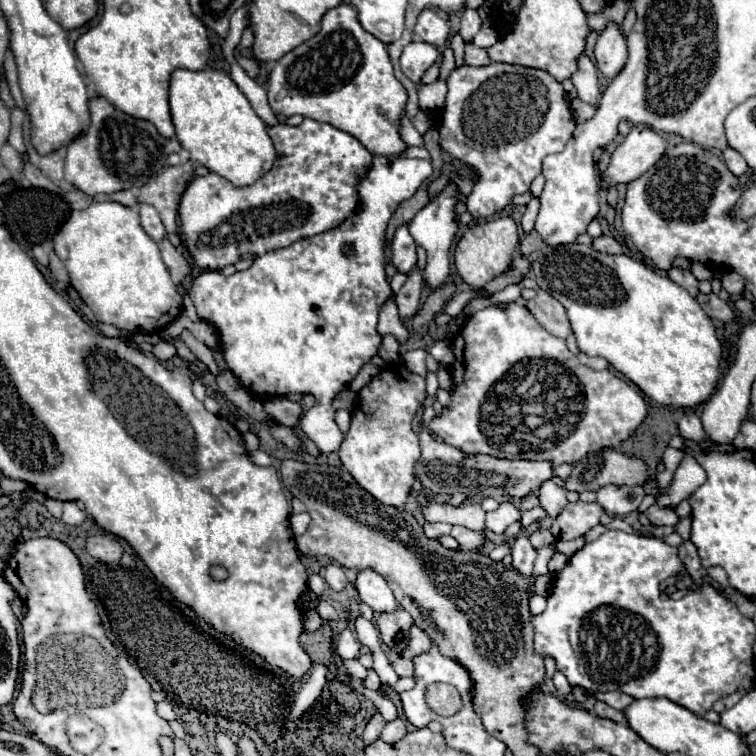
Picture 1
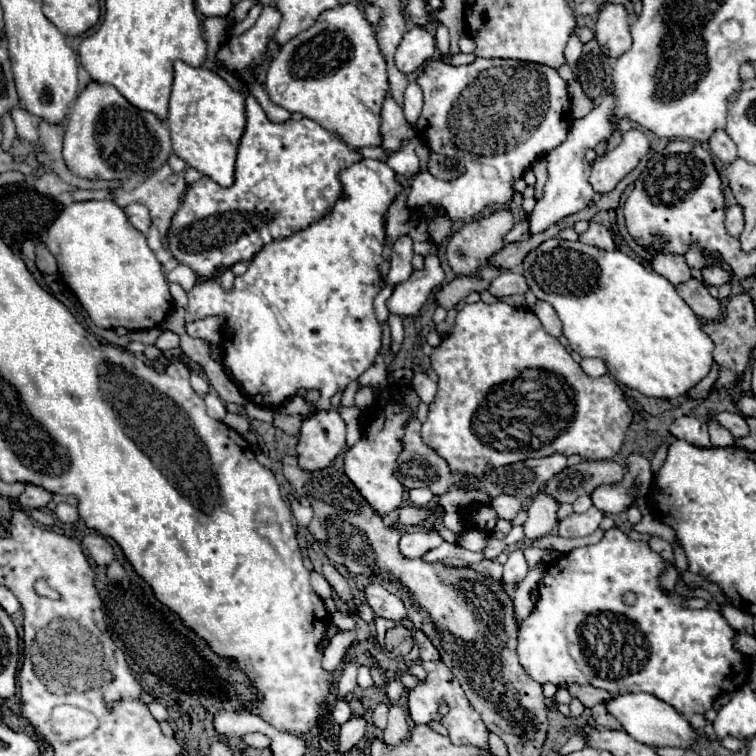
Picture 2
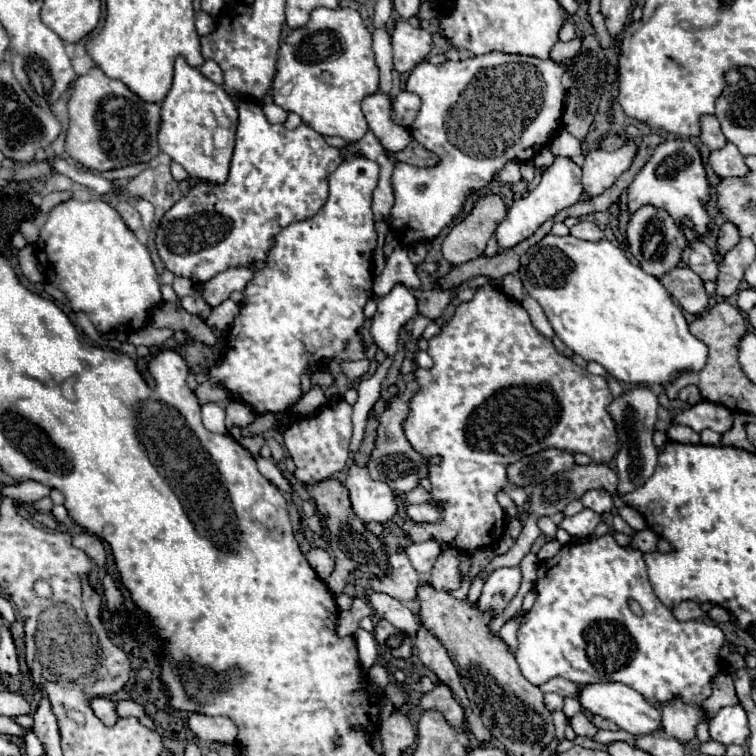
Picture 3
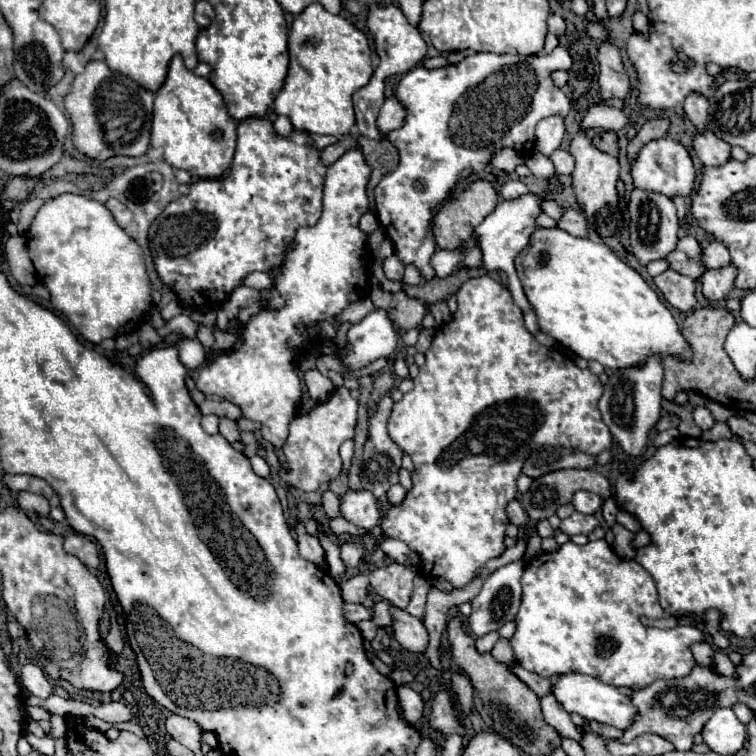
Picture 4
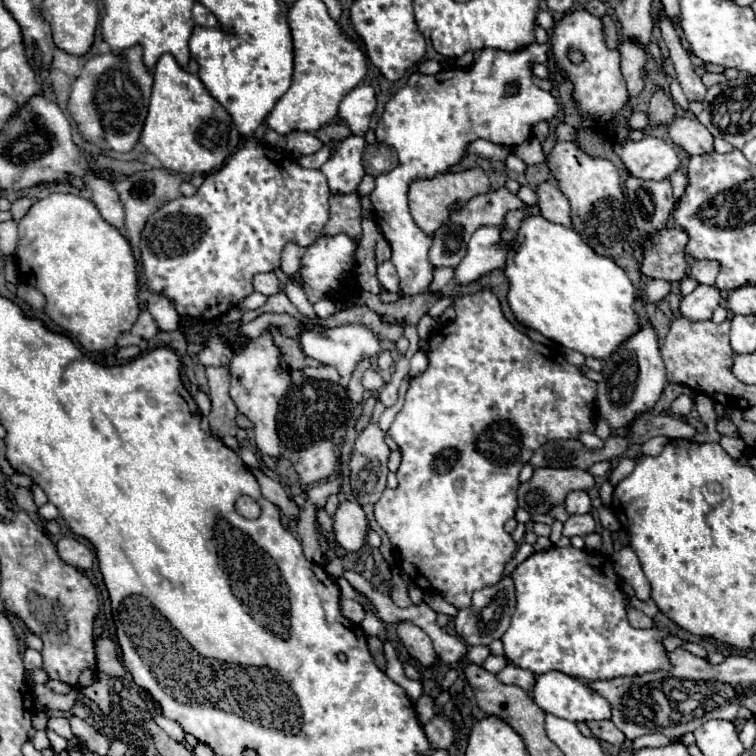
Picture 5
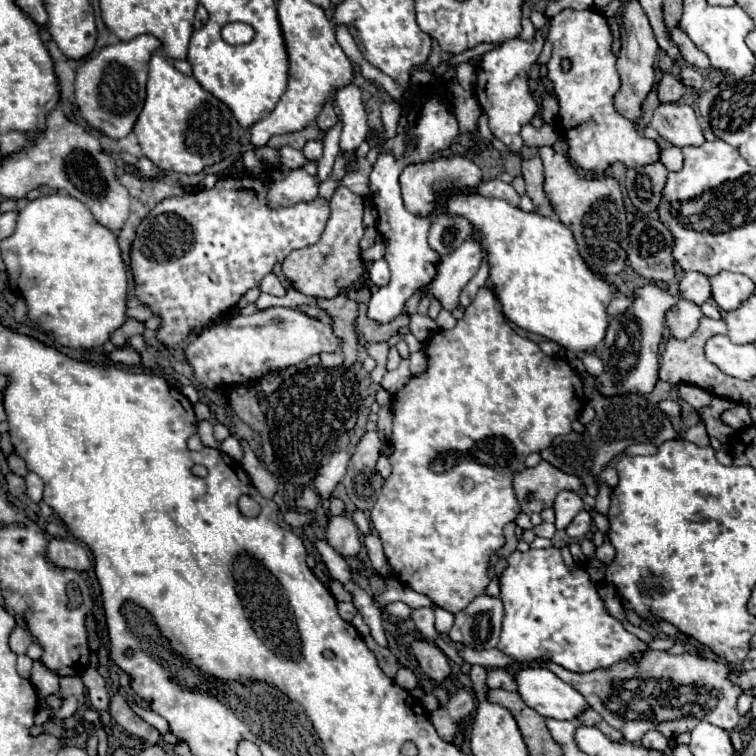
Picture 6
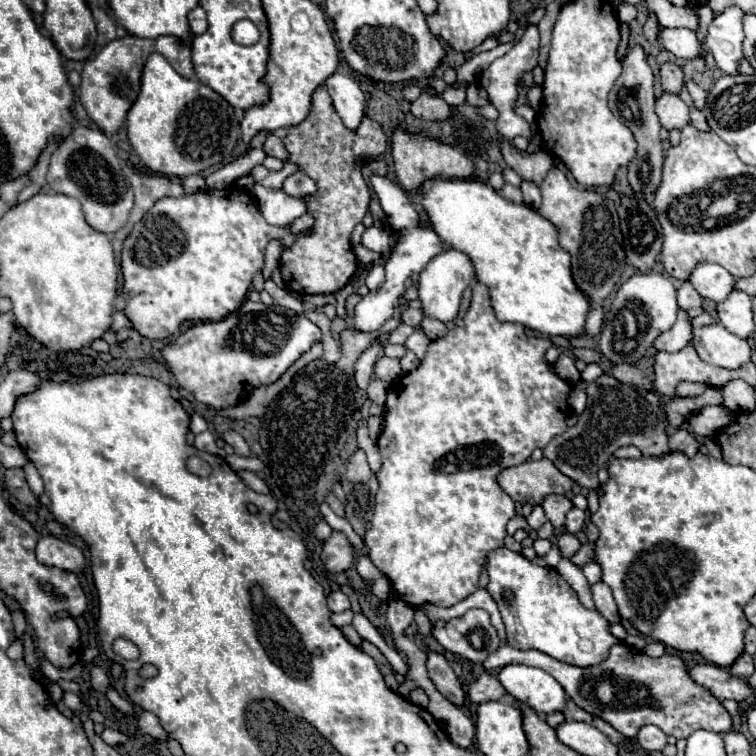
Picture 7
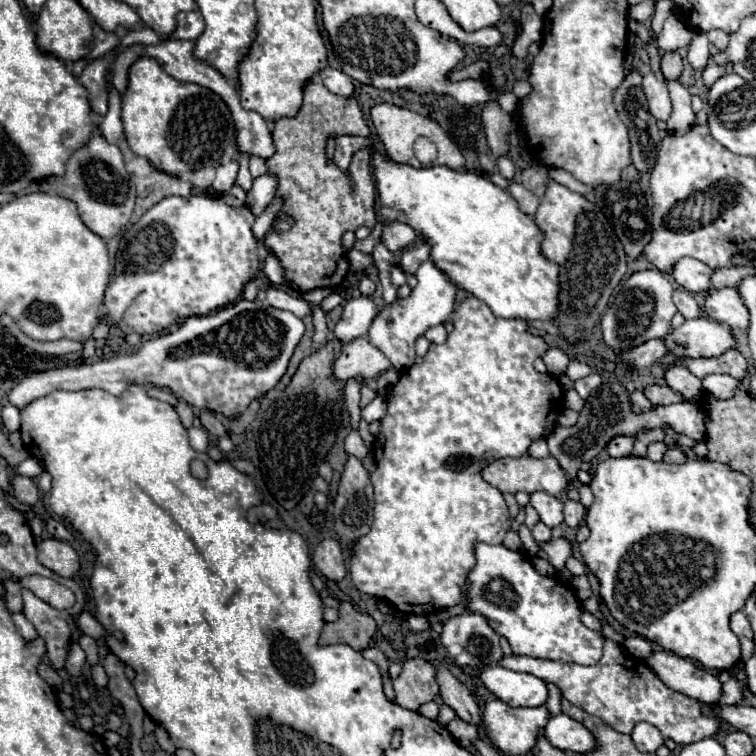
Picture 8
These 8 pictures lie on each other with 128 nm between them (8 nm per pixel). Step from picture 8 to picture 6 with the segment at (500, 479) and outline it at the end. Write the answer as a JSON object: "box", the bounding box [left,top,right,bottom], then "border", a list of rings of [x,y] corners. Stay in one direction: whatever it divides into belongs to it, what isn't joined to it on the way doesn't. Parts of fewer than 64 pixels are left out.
{"box":[512,460,582,514],"border":[[[540,460],[540,464],[516,472],[512,486],[522,512],[532,514],[550,508],[560,490],[578,492],[582,488],[582,482],[576,476],[560,472],[546,460]]]}

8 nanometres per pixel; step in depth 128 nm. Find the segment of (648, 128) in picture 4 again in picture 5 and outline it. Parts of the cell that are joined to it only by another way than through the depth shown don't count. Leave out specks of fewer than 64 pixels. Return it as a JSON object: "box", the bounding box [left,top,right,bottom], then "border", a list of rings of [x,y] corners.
{"box":[648,88,674,124],"border":[[[658,88],[650,100],[648,106],[648,114],[650,114],[650,124],[666,124],[674,118],[674,102],[666,96],[666,92],[662,88]]]}

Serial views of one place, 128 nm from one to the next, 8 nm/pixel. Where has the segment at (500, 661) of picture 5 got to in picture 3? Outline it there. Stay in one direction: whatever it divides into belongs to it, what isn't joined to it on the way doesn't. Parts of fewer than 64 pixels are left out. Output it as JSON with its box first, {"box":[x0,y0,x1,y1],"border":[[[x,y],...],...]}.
{"box":[500,614,522,652],"border":[[[516,614],[508,624],[504,624],[502,626],[502,630],[500,630],[500,640],[508,646],[508,650],[510,652],[514,652],[516,648],[518,648],[518,640],[516,640],[516,630],[518,630],[518,626],[520,626],[520,622],[522,622],[522,614]]]}

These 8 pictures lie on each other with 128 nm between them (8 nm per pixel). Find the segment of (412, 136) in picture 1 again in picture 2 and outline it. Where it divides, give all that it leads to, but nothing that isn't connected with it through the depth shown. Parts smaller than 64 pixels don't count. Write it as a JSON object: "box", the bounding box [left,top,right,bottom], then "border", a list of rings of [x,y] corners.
{"box":[380,94,416,152],"border":[[[386,94],[382,106],[382,124],[380,124],[380,148],[386,152],[394,152],[404,138],[416,136],[416,128],[404,120],[402,108],[394,102],[392,94]]]}

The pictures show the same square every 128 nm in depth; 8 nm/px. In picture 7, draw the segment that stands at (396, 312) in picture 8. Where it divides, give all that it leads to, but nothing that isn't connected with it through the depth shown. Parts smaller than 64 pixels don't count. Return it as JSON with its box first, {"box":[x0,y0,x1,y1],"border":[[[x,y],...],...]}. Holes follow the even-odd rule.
{"box":[400,250,474,372],"border":[[[444,250],[442,254],[434,256],[426,268],[420,272],[420,280],[418,280],[418,300],[420,300],[420,310],[424,314],[424,318],[434,318],[440,322],[450,322],[454,320],[454,316],[458,314],[460,308],[460,300],[462,294],[466,290],[466,286],[470,284],[470,280],[474,280],[474,272],[472,272],[472,264],[468,260],[468,256],[464,256],[462,252],[456,250]],[[406,350],[406,354],[400,358],[400,368],[402,368],[404,372],[412,372],[412,370],[416,370],[418,364],[420,364],[420,360],[418,360],[410,350]]]}

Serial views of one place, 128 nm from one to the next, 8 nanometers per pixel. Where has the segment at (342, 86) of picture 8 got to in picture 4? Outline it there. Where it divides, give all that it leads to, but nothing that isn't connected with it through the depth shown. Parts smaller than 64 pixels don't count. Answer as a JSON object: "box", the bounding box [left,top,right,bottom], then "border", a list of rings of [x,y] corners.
{"box":[196,148,370,448],"border":[[[350,148],[344,156],[340,156],[334,164],[328,166],[326,182],[324,182],[324,212],[316,226],[312,228],[298,228],[296,230],[296,248],[284,258],[280,270],[282,274],[276,278],[274,288],[286,300],[286,306],[280,312],[262,310],[256,314],[242,332],[242,346],[232,352],[222,352],[210,364],[200,368],[200,376],[196,380],[196,388],[206,396],[220,396],[236,404],[242,410],[242,416],[254,422],[260,422],[262,438],[270,442],[274,448],[282,448],[288,438],[288,424],[294,418],[294,404],[300,398],[300,378],[294,370],[296,354],[308,348],[316,336],[318,320],[334,322],[334,316],[342,312],[348,304],[356,302],[358,298],[366,296],[368,292],[368,276],[366,276],[366,234],[360,232],[358,220],[364,212],[368,212],[368,198],[366,198],[366,184],[370,178],[370,166],[364,162],[360,150]]]}

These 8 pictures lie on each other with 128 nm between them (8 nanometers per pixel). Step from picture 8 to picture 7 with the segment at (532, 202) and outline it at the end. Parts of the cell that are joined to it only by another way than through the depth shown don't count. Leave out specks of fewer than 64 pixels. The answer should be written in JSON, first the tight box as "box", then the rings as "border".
{"box":[500,184,522,202],"border":[[[504,184],[502,186],[502,190],[500,190],[500,196],[504,196],[506,200],[510,200],[510,202],[522,202],[522,192],[520,192],[520,188],[518,186],[512,186],[512,184]]]}

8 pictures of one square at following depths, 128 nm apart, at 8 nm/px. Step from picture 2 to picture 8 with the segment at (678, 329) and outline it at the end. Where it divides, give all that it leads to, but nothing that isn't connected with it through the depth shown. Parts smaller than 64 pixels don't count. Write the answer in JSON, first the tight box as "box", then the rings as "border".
{"box":[338,136,558,320],"border":[[[340,136],[338,142],[338,168],[348,174],[354,154],[362,148],[370,148],[378,204],[382,224],[404,222],[412,226],[430,246],[430,260],[462,290],[484,300],[498,318],[524,318],[524,320],[552,320],[556,314],[556,292],[558,292],[558,268],[540,254],[542,232],[536,228],[534,220],[520,212],[516,200],[492,184],[488,178],[474,172],[458,172],[448,166],[432,168],[412,168],[410,164],[392,162],[382,152],[372,148],[372,138],[366,136]]]}

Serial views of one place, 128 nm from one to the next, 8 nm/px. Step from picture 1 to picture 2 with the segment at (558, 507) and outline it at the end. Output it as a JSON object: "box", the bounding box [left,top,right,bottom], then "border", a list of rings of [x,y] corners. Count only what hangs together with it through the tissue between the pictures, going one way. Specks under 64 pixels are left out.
{"box":[524,492,558,540],"border":[[[540,492],[534,502],[528,506],[528,520],[524,524],[524,536],[536,540],[548,536],[556,528],[556,510],[558,504],[544,492]]]}

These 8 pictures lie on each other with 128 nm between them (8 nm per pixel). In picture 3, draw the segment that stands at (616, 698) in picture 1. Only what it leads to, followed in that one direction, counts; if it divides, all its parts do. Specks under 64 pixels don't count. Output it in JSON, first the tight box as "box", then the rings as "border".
{"box":[538,678,580,696],"border":[[[552,678],[552,680],[544,682],[544,684],[540,684],[538,688],[544,694],[546,692],[558,692],[560,696],[576,696],[576,692],[580,690],[580,686],[576,682],[570,682],[566,678]]]}

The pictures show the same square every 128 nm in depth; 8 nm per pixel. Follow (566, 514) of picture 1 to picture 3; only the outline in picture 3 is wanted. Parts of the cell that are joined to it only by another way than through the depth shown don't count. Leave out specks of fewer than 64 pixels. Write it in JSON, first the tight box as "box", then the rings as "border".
{"box":[560,508,602,538],"border":[[[586,508],[586,510],[578,512],[576,516],[564,518],[560,526],[562,526],[570,536],[574,536],[574,538],[586,538],[586,536],[590,536],[590,534],[594,532],[594,528],[598,526],[600,520],[602,520],[600,514],[596,514],[596,512],[592,512],[592,510]]]}

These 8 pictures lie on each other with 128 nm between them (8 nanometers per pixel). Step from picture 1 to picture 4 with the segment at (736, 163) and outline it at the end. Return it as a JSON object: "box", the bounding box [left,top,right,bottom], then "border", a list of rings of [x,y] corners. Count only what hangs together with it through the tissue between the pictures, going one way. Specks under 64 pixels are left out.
{"box":[684,92,708,132],"border":[[[690,92],[684,100],[684,112],[690,118],[690,122],[698,128],[698,132],[706,130],[706,118],[708,118],[708,100],[700,92]]]}

